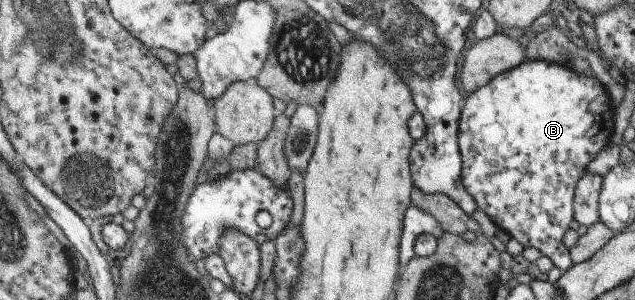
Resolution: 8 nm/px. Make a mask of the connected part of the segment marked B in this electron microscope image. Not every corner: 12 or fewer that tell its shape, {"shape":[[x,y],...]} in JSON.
{"shape":[[528,58],[468,94],[465,187],[564,272],[612,142],[593,73]]}

